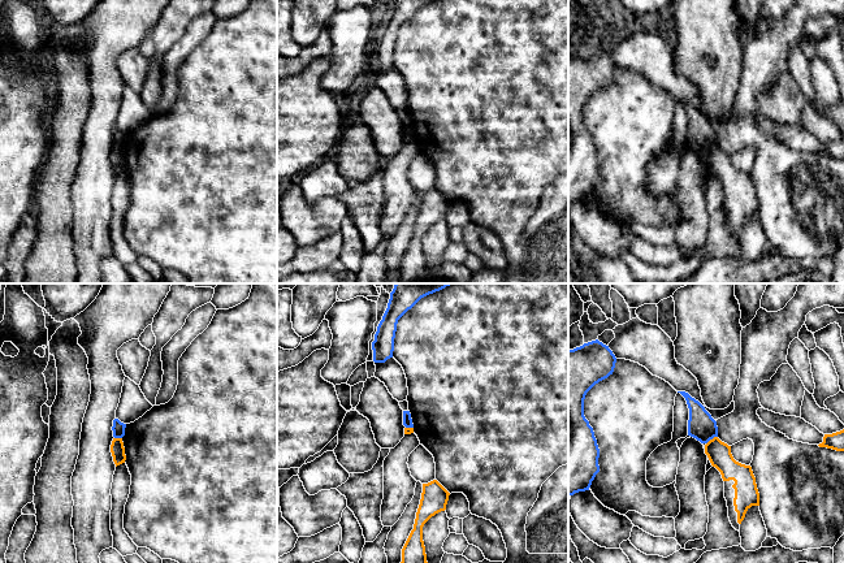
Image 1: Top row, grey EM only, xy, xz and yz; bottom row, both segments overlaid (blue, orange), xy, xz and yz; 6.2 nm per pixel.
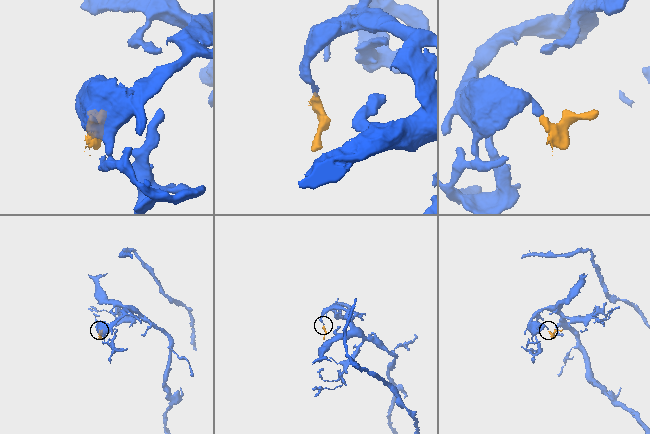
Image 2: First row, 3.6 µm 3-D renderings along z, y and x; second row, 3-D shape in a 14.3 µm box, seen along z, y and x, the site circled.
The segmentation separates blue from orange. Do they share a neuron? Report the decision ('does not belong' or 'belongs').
does not belong

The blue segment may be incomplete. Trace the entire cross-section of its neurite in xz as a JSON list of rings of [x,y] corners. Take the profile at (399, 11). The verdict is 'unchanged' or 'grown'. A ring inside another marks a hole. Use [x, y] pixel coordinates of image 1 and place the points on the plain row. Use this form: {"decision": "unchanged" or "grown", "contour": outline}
{"decision": "unchanged", "contour": [[[391,0],[388,17],[377,35],[372,51],[373,70],[385,72],[393,66],[394,47],[398,29],[411,18],[421,7],[436,0]]]}

